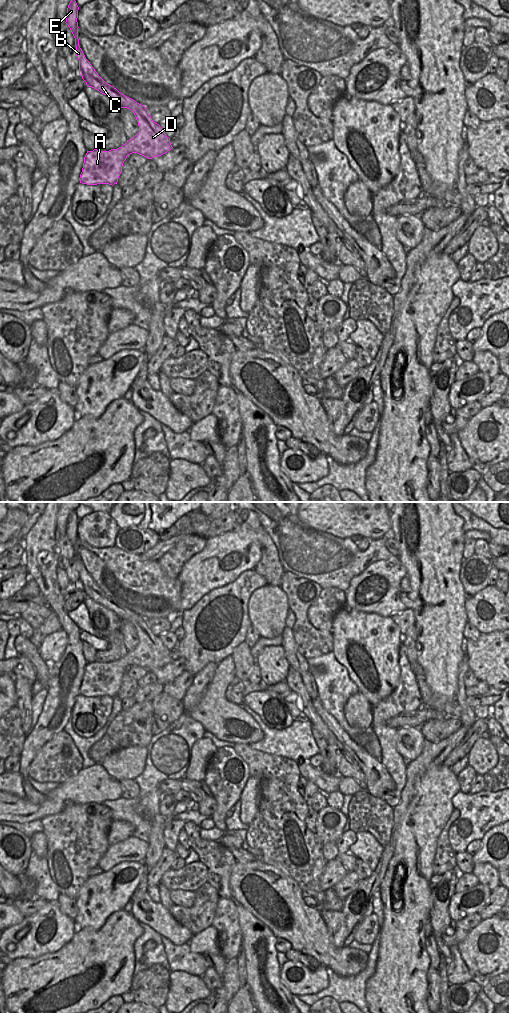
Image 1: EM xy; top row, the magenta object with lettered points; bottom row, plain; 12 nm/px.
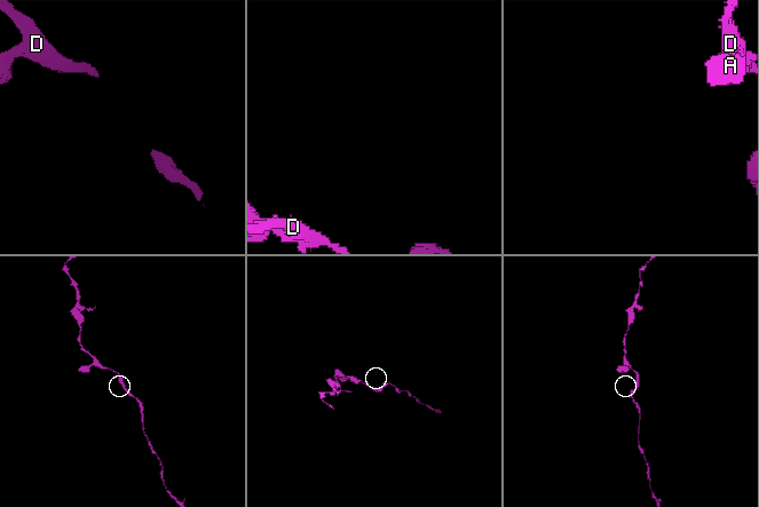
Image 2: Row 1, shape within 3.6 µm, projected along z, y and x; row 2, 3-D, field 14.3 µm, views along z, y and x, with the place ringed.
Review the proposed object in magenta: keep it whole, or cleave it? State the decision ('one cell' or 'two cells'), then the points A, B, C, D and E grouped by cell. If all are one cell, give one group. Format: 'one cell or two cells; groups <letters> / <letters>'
one cell; groups A B C D E

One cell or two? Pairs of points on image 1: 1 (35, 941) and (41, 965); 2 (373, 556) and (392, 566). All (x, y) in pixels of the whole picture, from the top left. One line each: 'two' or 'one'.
1: two
2: two

